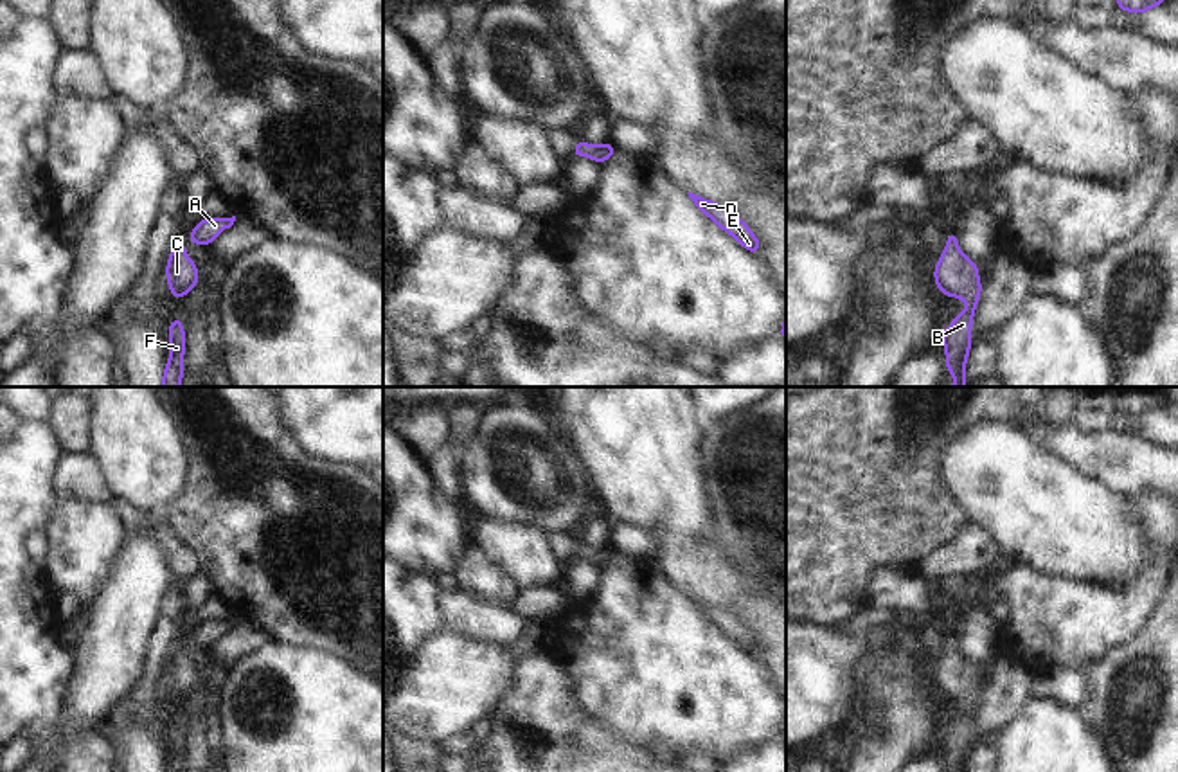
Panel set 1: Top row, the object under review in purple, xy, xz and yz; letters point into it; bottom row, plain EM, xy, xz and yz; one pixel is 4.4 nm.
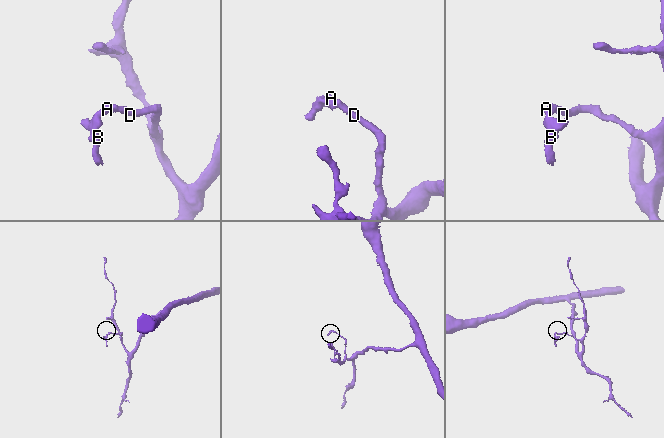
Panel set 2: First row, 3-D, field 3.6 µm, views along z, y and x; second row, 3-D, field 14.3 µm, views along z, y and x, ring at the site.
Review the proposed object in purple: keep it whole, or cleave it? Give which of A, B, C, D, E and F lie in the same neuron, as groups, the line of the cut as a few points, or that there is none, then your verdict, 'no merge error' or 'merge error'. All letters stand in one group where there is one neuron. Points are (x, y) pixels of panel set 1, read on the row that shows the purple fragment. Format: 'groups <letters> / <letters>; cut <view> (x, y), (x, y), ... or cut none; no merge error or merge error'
groups A B C D E F; cut none; no merge error

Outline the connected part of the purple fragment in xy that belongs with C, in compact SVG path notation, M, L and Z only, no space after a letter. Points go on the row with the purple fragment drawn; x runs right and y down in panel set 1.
M180 238L173 241L173 248L165 263L165 279L171 295L178 302L200 283L198 265L189 257Z

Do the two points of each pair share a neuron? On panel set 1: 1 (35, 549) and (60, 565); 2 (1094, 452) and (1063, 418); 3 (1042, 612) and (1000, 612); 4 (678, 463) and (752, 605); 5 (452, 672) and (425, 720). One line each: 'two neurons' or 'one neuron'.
1: two neurons
2: two neurons
3: two neurons
4: one neuron
5: one neuron

